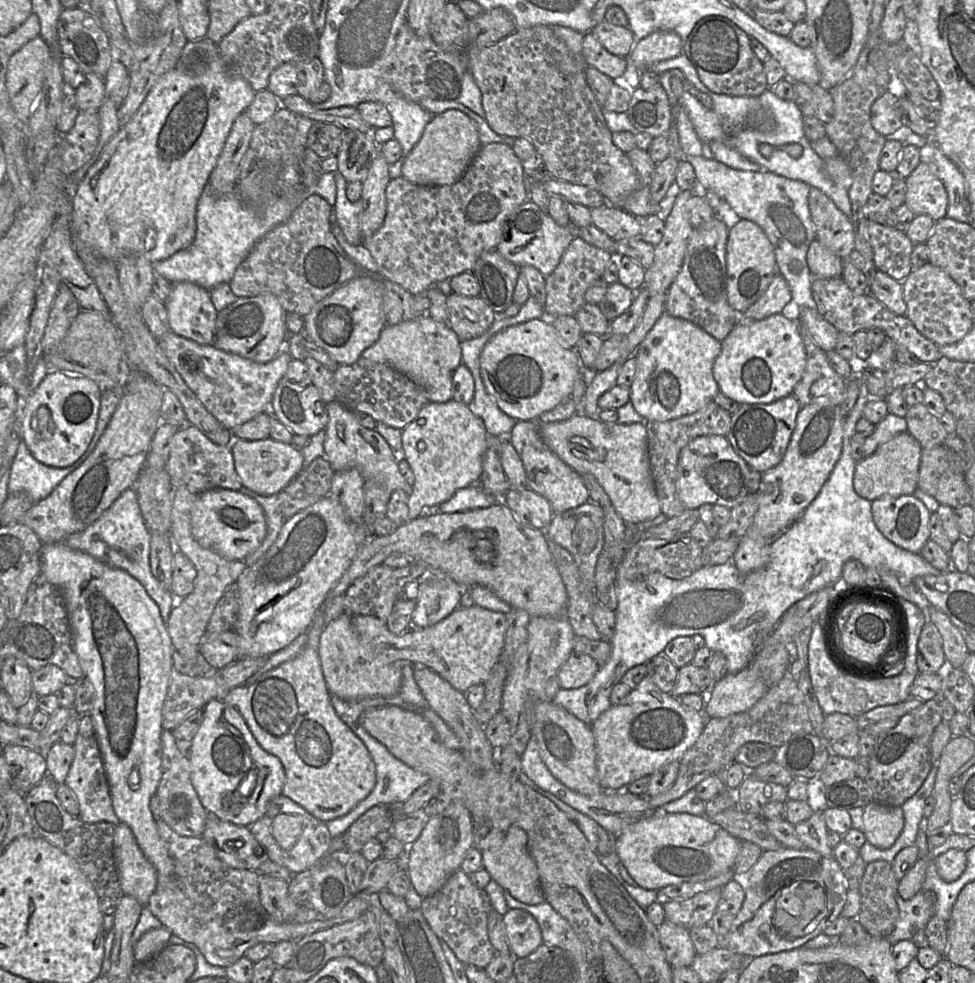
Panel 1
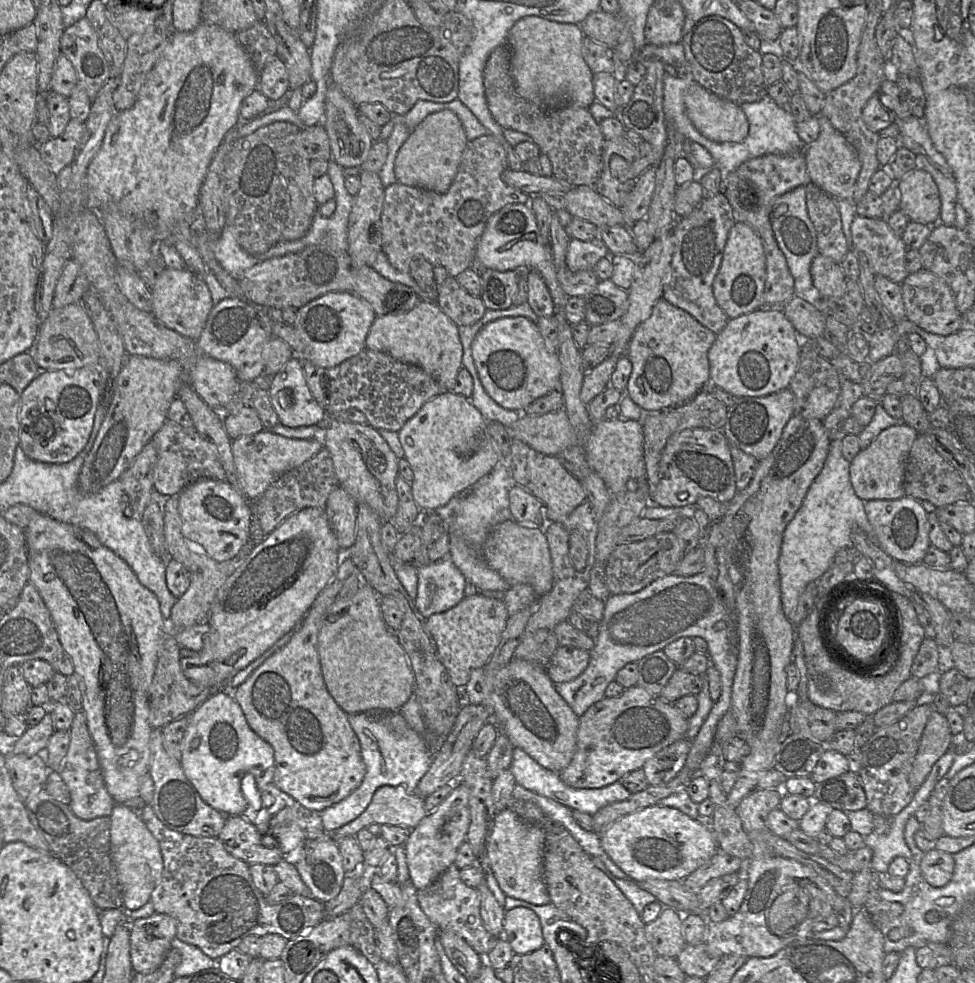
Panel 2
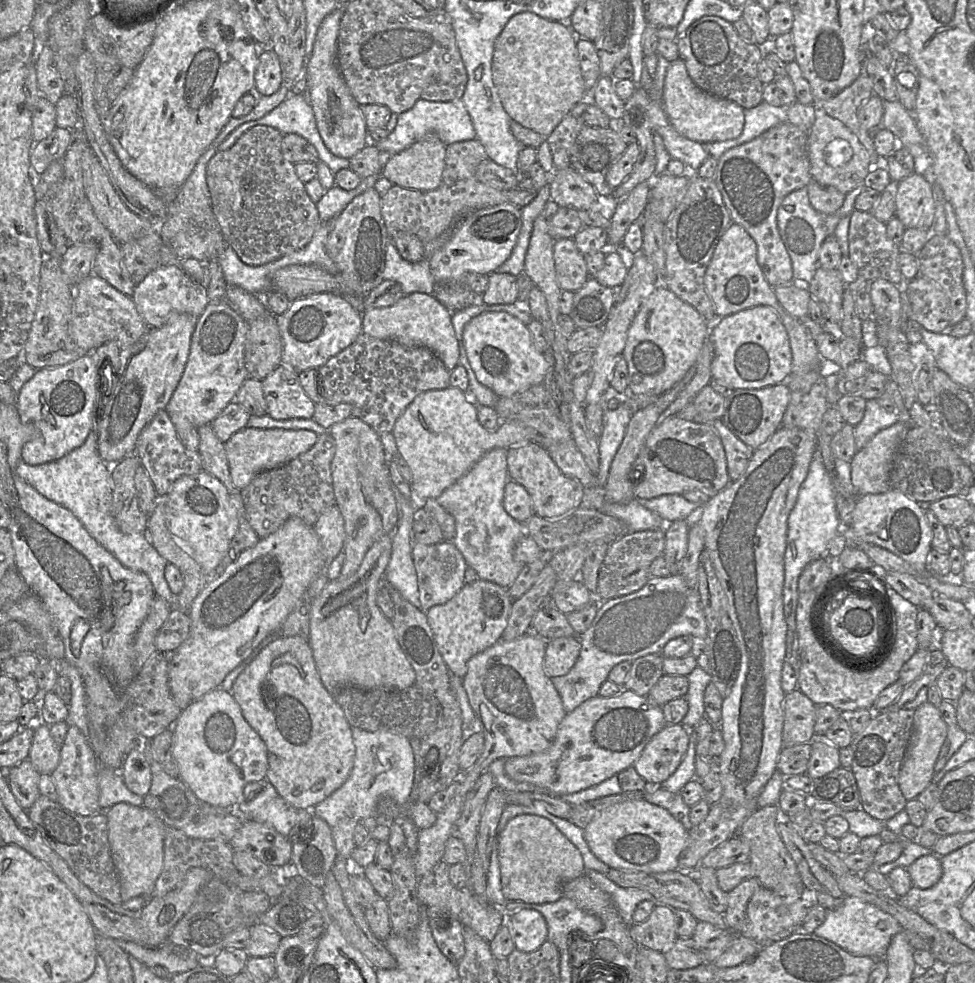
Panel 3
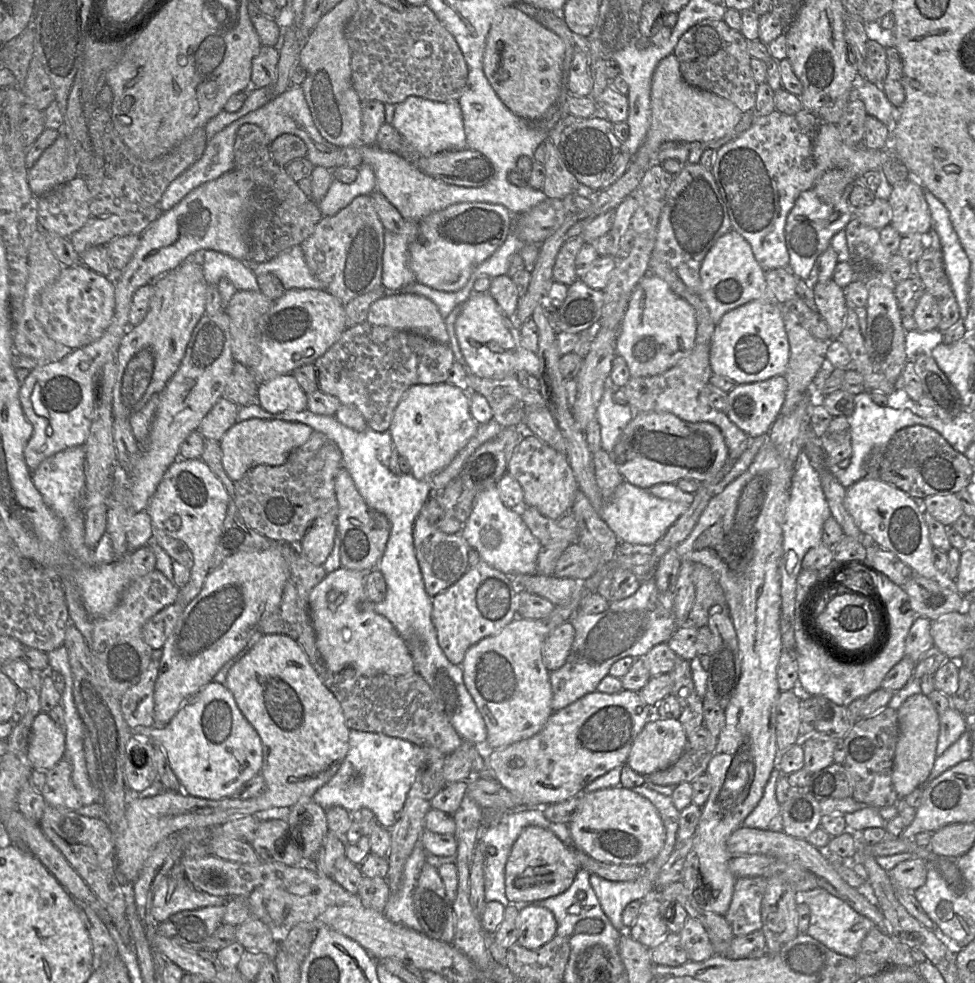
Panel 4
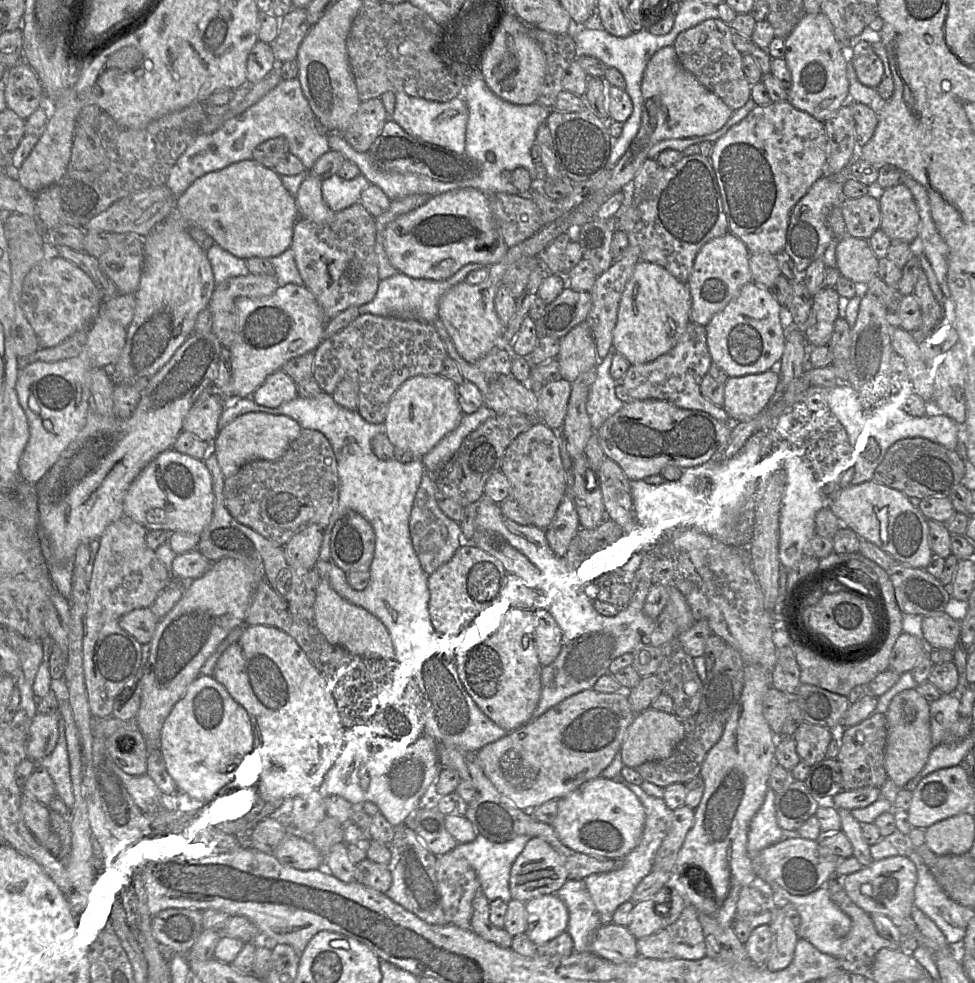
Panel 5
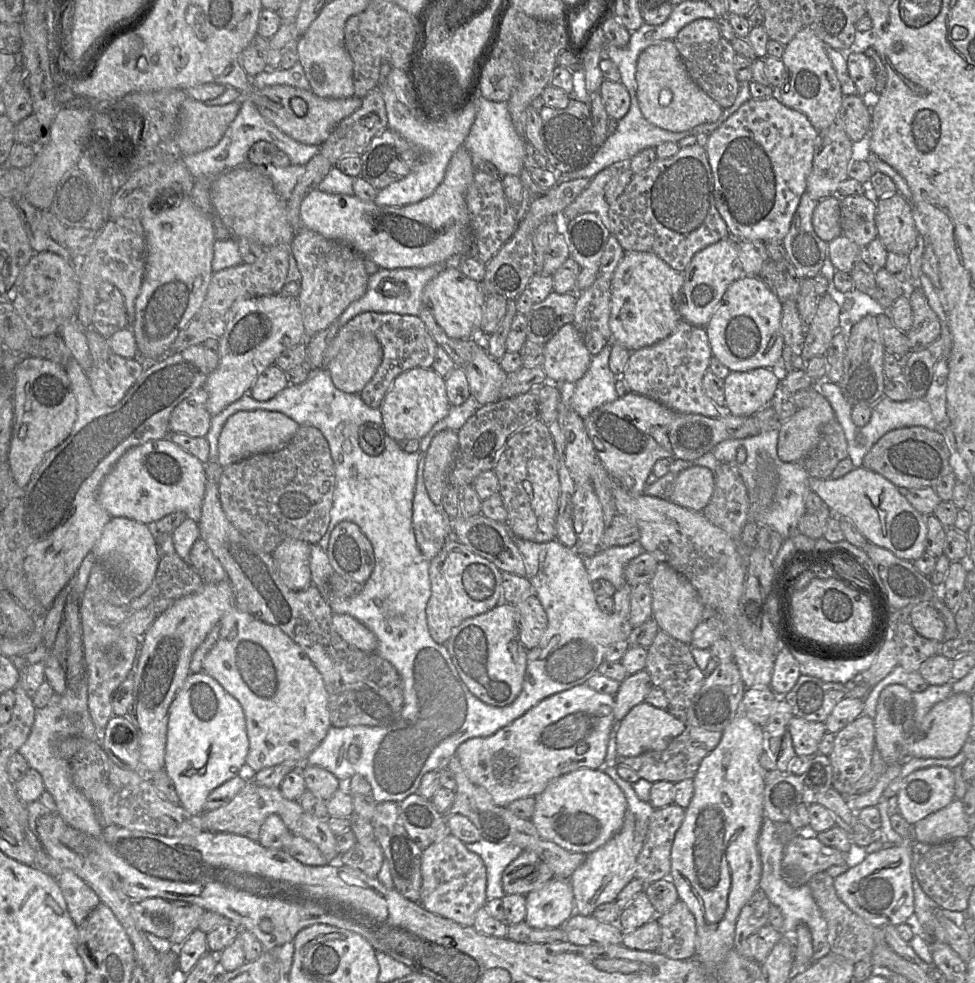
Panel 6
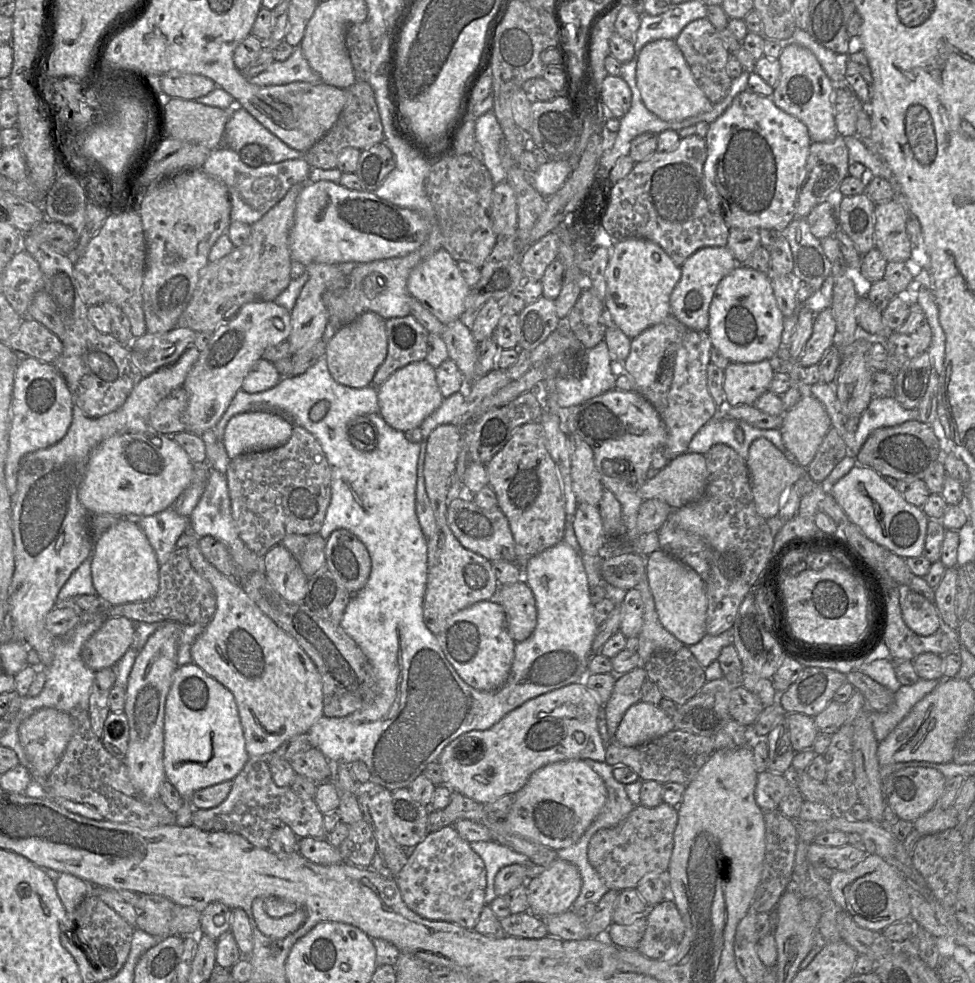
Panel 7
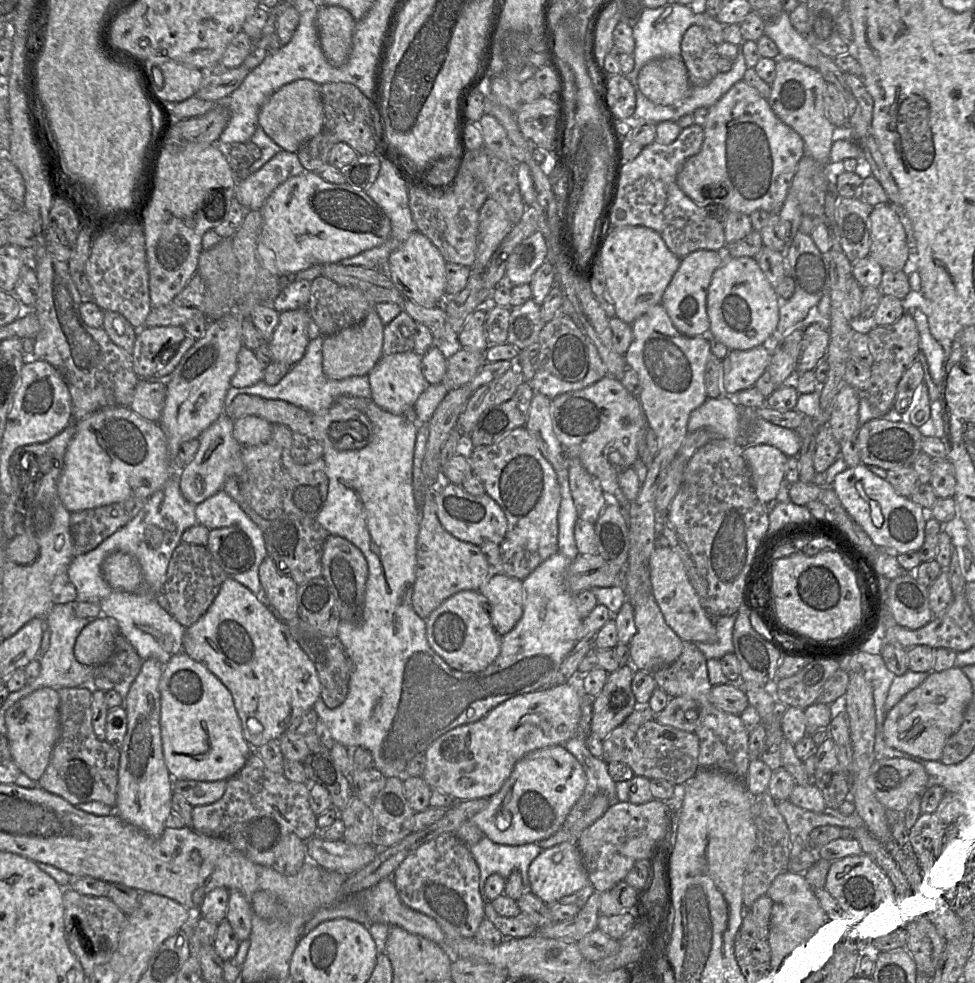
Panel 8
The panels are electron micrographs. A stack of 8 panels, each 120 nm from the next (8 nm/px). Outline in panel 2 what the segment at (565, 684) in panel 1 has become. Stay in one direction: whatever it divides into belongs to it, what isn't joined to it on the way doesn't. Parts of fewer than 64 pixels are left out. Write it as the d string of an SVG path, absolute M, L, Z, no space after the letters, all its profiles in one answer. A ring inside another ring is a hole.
M559 645L544 669L554 684L569 682L585 671L589 661L590 652Z

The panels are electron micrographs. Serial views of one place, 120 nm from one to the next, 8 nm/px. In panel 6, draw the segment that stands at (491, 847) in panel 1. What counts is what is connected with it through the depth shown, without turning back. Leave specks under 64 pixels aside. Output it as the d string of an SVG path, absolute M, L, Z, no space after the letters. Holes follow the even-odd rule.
M523 850L522 853L504 870L502 874L502 887L506 895L521 894L526 896L529 892L541 888L554 877L553 872L547 864L534 852Z

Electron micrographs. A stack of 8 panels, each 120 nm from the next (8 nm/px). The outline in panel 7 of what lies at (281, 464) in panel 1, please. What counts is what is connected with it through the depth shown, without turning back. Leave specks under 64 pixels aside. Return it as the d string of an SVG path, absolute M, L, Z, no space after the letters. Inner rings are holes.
M244 412L232 417L226 425L223 444L230 460L251 452L268 451L283 446L292 434L294 424L289 419L270 412Z

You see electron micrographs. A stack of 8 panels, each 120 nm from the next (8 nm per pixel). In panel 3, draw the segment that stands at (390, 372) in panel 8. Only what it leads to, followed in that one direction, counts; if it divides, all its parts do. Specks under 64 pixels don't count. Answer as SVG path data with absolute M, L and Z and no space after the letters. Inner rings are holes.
M450 386L418 394L398 417L391 432L399 454L411 470L411 488L414 496L425 501L430 498L436 500L490 450L495 448L508 450L518 444L533 442L528 437L526 428L516 422L503 422L496 432L487 431L480 424L477 417L477 406L468 393L463 393L460 389Z

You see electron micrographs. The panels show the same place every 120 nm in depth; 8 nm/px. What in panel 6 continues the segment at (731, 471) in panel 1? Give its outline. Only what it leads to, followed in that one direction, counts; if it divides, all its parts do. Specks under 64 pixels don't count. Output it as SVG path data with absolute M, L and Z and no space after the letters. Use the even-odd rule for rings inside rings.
M634 392L599 406L584 419L584 423L596 454L610 476L620 484L624 475L633 479L634 485L628 490L633 496L644 494L647 478L660 458L691 461L724 440L743 439L760 433L754 416L740 417L728 412L719 417L680 413Z

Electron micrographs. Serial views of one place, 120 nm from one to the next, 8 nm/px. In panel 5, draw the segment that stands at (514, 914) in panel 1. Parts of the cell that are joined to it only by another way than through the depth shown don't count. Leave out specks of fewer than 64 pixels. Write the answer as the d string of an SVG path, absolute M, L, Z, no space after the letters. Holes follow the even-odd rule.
M546 894L525 902L525 935L535 944L544 944L565 932L569 914L556 894Z

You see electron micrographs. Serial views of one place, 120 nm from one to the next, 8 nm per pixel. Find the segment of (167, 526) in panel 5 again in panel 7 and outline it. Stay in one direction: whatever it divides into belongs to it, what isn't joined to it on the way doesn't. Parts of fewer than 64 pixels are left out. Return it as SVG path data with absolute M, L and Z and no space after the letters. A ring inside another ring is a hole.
M149 430L144 433L119 433L101 442L91 454L78 490L78 499L82 506L90 514L110 514L119 517L150 516L172 507L177 497L190 485L195 465L171 436L173 435Z

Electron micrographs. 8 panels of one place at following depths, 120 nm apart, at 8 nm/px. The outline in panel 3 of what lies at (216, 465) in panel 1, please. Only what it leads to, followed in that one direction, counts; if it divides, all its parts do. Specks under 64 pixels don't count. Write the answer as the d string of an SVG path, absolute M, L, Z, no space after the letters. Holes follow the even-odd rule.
M166 408L160 410L142 430L136 443L136 455L159 497L166 496L174 482L182 476L193 475L203 470L199 452L188 450L182 444Z

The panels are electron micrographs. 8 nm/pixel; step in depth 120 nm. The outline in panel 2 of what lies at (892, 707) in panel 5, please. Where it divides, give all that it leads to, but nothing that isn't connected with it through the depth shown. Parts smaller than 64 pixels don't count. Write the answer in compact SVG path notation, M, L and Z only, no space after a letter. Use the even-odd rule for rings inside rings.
M933 710L923 730L909 775L909 783L915 790L926 780L933 765L952 746L954 747L955 739L946 717L937 710Z

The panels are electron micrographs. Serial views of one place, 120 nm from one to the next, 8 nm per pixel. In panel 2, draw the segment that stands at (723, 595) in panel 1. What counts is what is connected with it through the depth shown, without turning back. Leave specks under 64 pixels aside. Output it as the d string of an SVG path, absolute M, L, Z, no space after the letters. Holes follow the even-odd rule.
M842 376L840 384L841 392L835 406L840 417L837 438L830 442L822 470L810 485L799 510L784 531L778 559L782 609L792 625L793 612L807 585L816 582L831 567L834 556L840 549L853 547L851 532L854 525L860 527L871 542L876 543L873 527L865 513L864 501L856 495L850 481L850 462L842 454L842 439L846 435L842 424L851 415L852 405L864 398L862 388L860 384ZM705 572L692 576L671 574L658 578L636 593L611 595L604 602L604 606L599 634L595 638L594 648L590 651L587 668L574 680L555 684L556 691L580 717L590 706L606 697L607 686L628 663L637 663L645 656L663 650L681 637L703 638L707 643L710 665L720 674L721 694L718 701L713 703L698 734L690 741L684 769L688 769L692 774L698 774L700 763L713 743L717 725L731 708L732 686L738 658L733 653L733 620L728 609Z

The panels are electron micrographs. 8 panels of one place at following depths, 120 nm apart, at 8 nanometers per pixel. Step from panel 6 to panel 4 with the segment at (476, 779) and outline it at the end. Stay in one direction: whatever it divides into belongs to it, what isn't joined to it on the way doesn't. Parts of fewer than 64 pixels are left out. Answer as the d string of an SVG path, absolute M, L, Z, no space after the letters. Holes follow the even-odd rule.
M622 689L616 694L606 694L598 692L596 690L592 693L586 694L565 708L554 711L541 731L532 737L513 743L504 748L485 751L487 769L492 773L493 778L500 785L502 785L504 788L509 790L513 795L521 800L521 803L524 806L522 808L541 808L549 804L562 802L579 795L588 784L590 784L596 778L606 774L613 768L619 765L627 764L626 761L635 738L649 721L657 718L659 717L656 714L656 706L648 706L640 698L638 692Z

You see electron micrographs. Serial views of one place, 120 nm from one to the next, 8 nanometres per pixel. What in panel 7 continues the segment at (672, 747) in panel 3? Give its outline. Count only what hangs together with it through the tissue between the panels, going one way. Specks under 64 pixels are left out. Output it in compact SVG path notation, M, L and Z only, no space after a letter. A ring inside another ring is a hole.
M639 701L622 718L614 740L625 747L641 745L674 730L672 718L658 705Z

